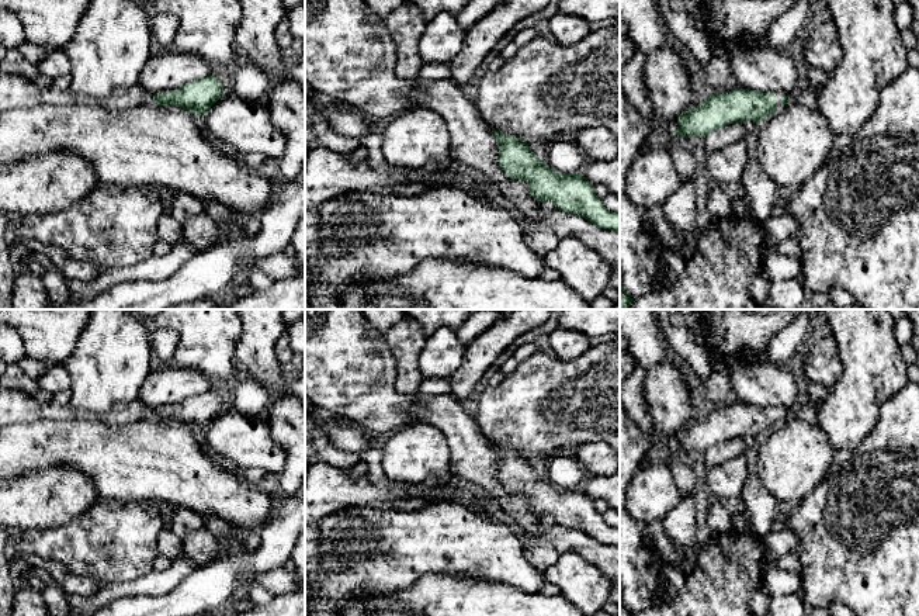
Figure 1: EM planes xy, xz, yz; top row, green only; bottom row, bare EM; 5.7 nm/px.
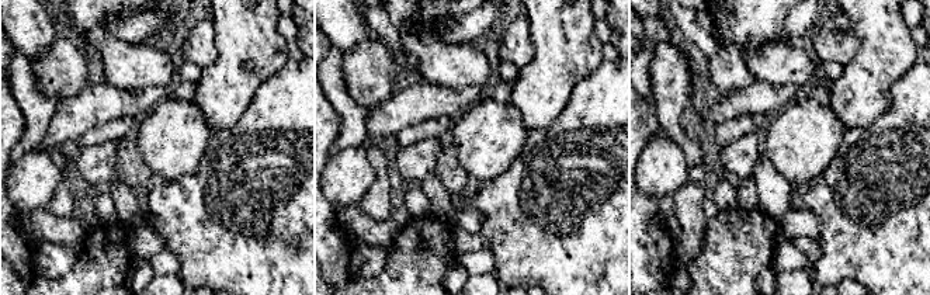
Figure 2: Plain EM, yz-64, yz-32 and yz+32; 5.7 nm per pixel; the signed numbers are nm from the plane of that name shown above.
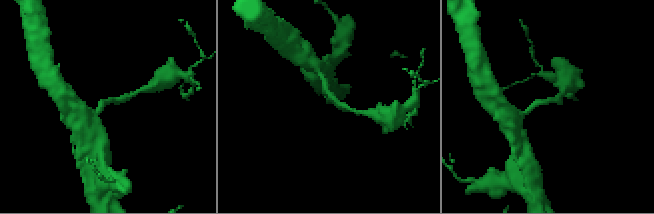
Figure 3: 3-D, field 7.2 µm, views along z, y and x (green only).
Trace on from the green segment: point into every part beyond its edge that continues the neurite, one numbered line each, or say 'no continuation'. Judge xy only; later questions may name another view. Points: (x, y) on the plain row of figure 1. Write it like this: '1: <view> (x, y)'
1: xy (16, 407)

